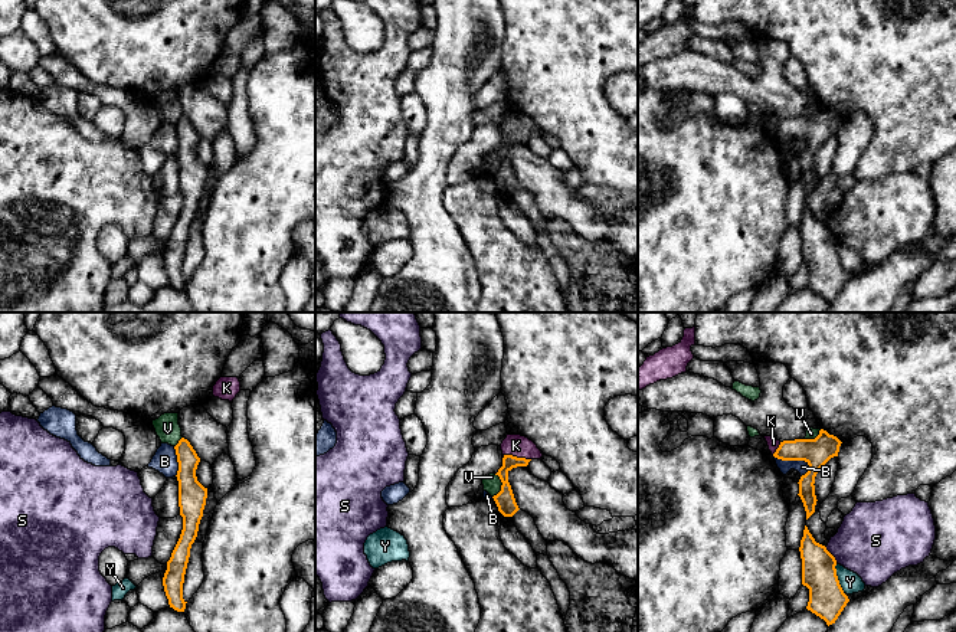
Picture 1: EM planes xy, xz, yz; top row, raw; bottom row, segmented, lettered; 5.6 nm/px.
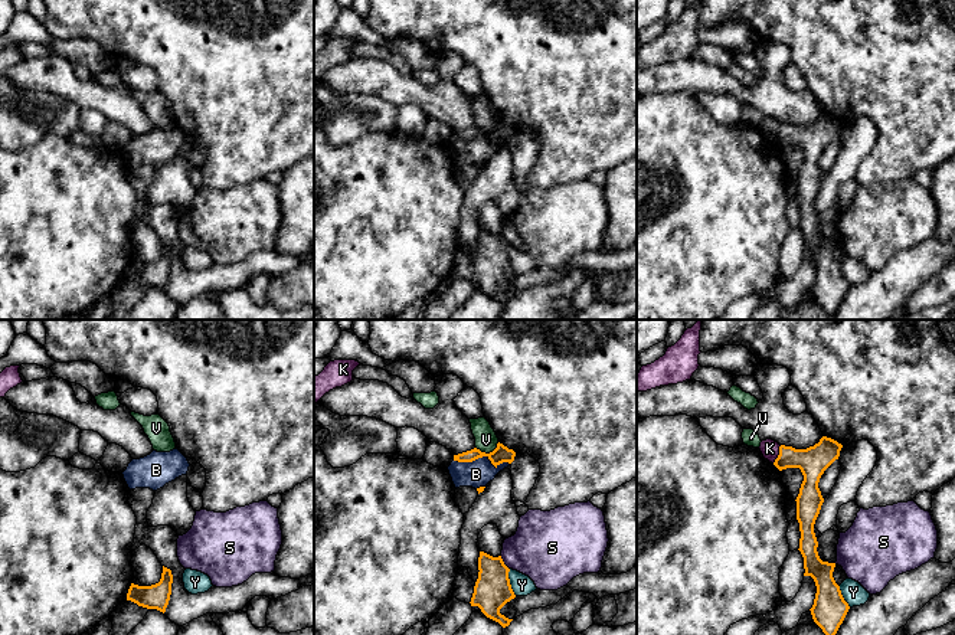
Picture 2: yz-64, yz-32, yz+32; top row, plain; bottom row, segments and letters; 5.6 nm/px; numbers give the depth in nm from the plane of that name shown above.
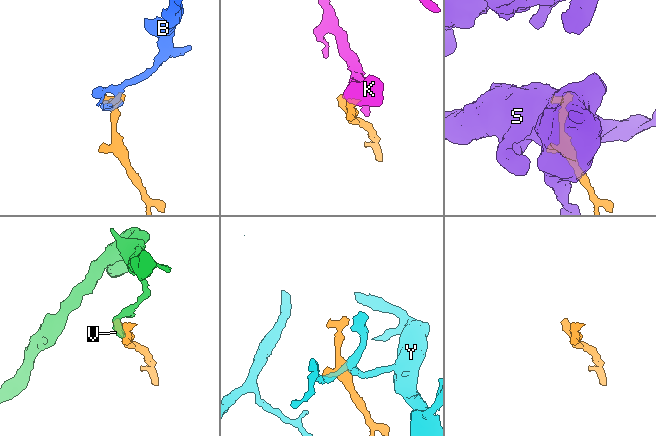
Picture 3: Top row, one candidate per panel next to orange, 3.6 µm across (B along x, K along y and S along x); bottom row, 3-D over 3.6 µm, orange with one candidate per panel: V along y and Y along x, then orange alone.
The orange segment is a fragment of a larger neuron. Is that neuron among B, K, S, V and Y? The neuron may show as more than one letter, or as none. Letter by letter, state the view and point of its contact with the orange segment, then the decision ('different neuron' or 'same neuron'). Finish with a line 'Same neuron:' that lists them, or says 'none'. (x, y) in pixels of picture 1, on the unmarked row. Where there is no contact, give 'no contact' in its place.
B: yz (794, 137) | different neuron
K: xz (516, 134) | same neuron
S: yz (831, 232) | different neuron
V: xz (501, 163) | different neuron
Y: yz (837, 256) | different neuron
Same neuron: K

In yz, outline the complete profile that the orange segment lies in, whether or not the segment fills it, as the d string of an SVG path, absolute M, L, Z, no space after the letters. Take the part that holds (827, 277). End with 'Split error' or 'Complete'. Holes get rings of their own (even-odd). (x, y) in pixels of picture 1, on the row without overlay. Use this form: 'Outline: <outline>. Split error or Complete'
Outline: M806 203L799 229L802 262L809 266L806 286L824 297L829 304L835 301L849 279L836 253L836 238L825 223L815 219Z. Complete

